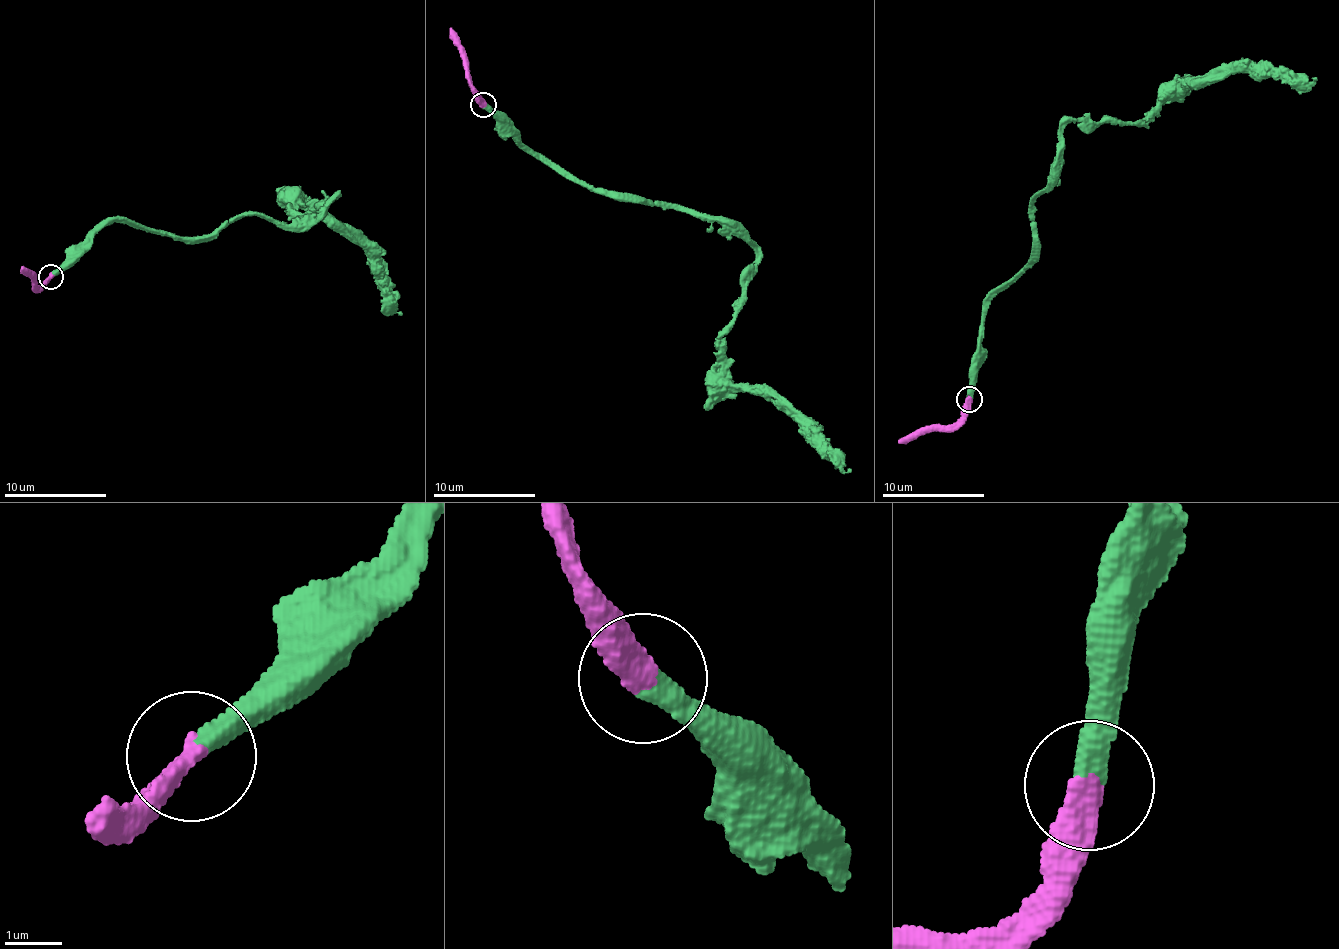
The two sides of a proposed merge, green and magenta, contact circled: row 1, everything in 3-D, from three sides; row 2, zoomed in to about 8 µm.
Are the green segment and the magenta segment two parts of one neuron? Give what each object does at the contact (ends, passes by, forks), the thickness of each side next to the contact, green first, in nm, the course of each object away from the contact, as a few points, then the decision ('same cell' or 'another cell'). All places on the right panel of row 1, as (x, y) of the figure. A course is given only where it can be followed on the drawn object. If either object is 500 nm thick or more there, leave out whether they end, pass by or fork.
green ends there; magenta ends there; 400 nm thick on the green side, 440 nm on the other; green runs (969, 398), (986, 305), (1028, 262), (1032, 202), (1068, 124), (1146, 118), (1188, 78), (1220, 68), (1316, 77); magenta runs (969, 400), (968, 408), (954, 425), (920, 427), (898, 443); same cell

